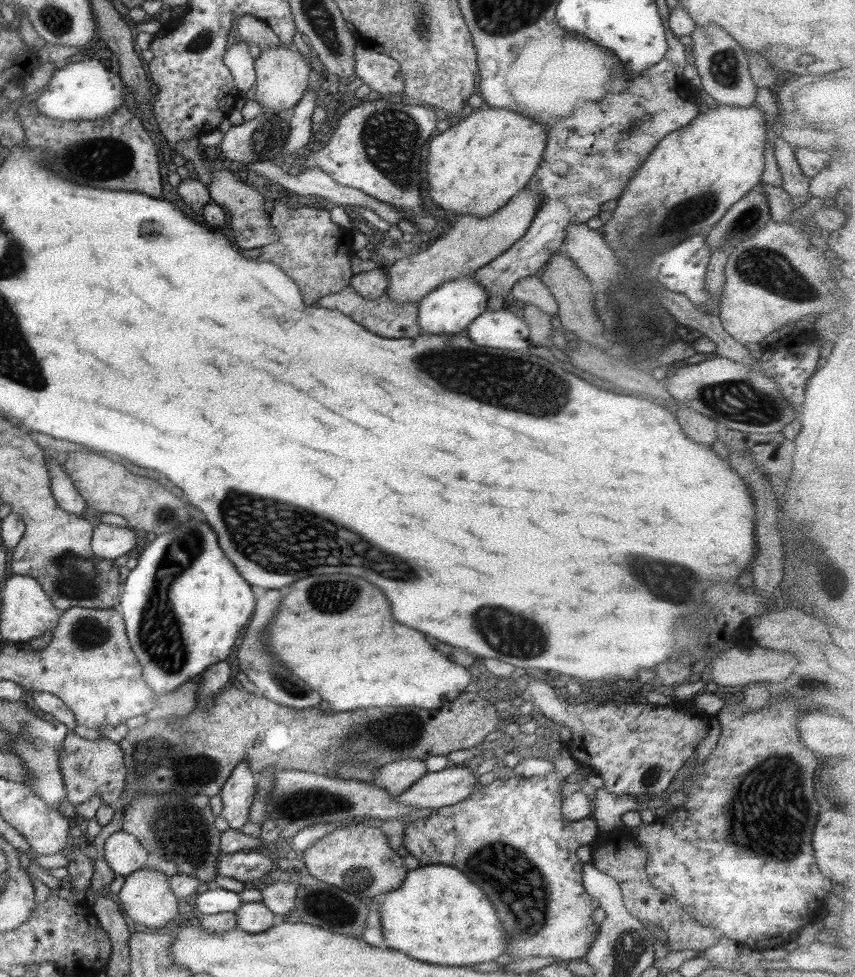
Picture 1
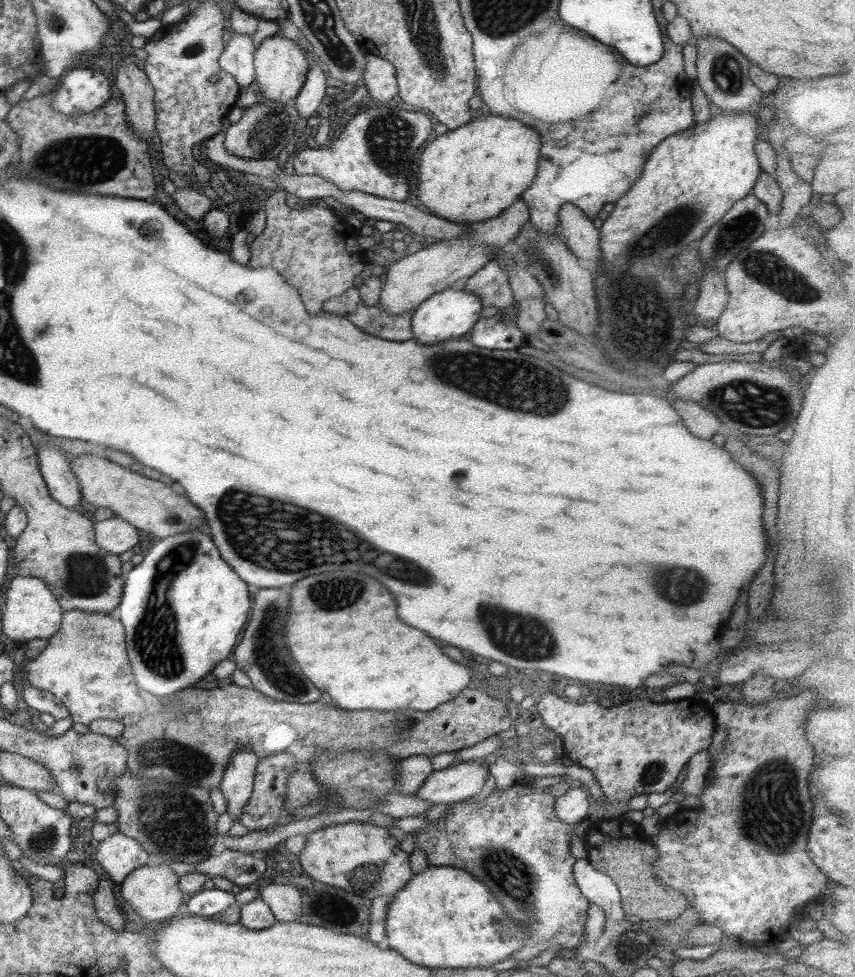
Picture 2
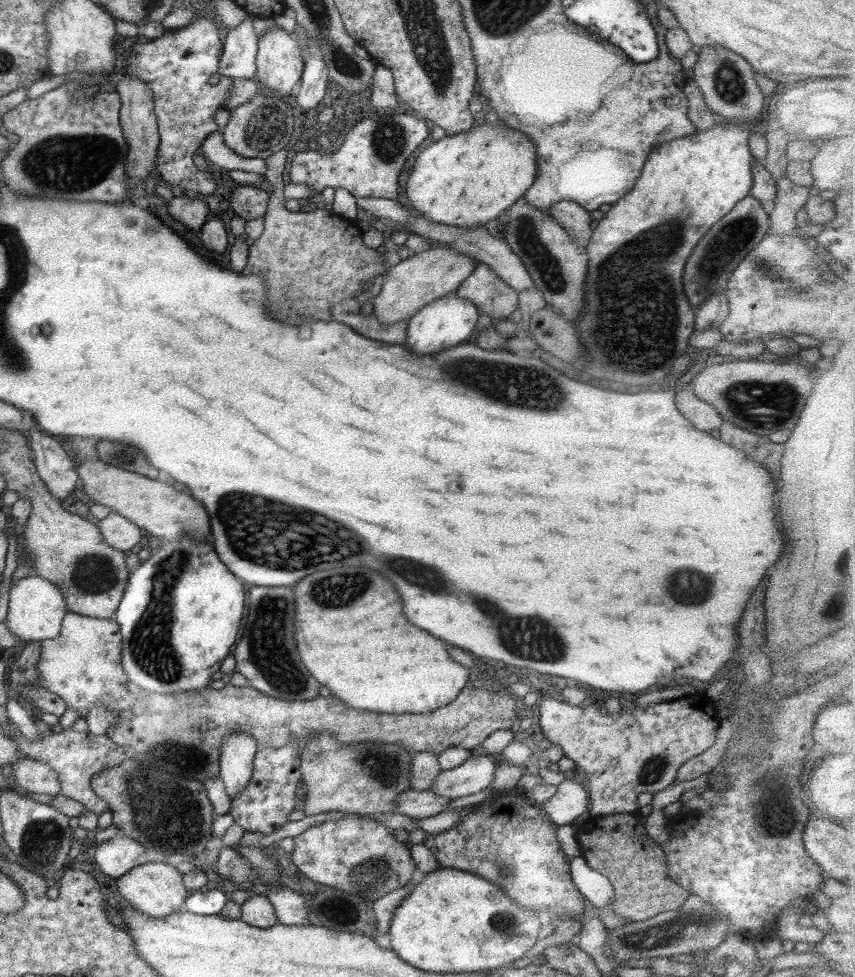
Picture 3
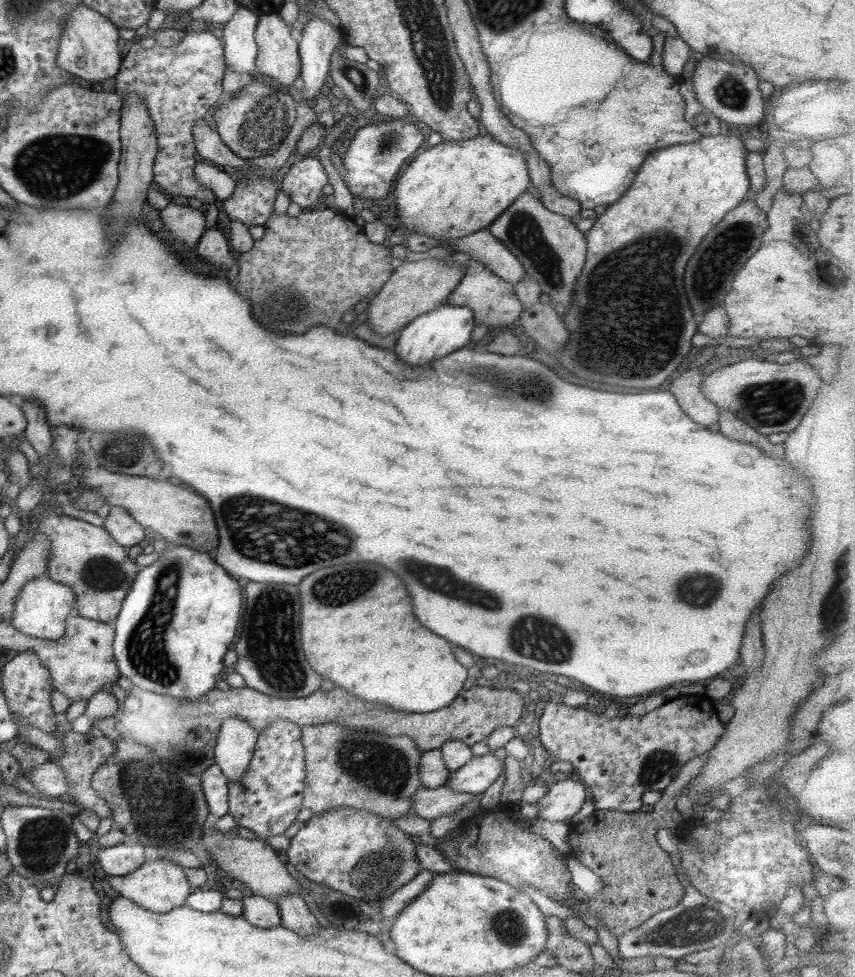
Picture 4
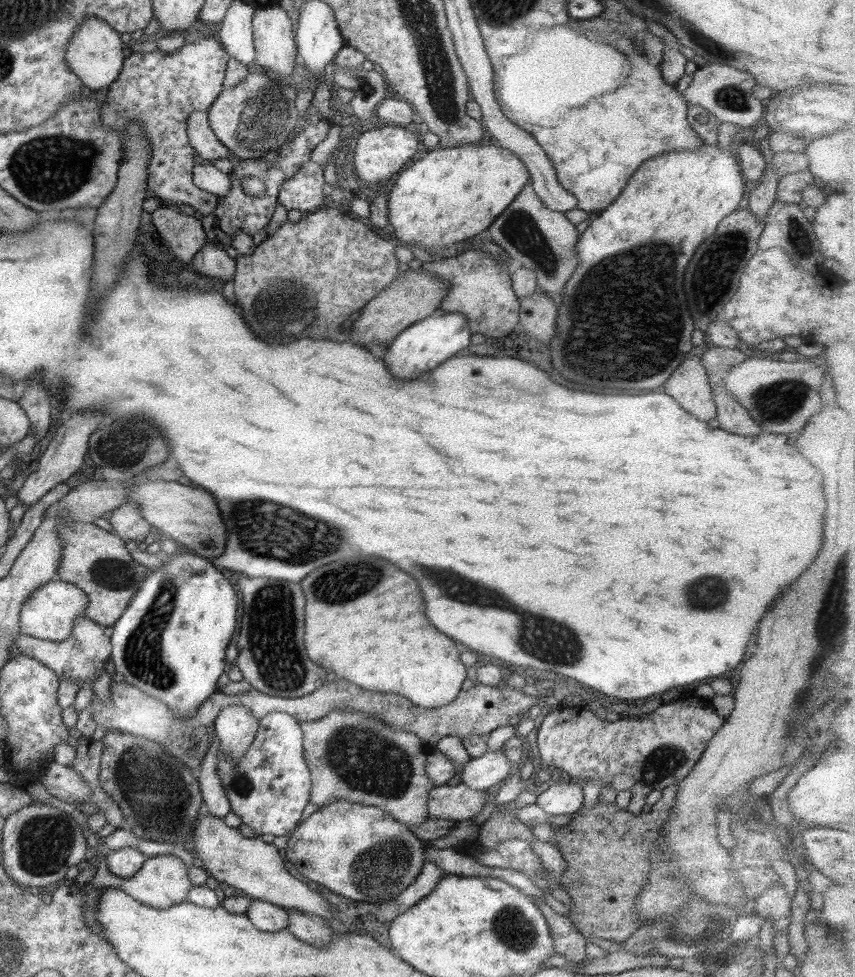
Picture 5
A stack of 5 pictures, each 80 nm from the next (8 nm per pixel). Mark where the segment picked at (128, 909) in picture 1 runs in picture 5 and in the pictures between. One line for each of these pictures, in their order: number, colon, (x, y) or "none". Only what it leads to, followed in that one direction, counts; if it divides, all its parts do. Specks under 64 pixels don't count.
2: (152, 891)
3: (155, 888)
4: (158, 886)
5: (162, 881)

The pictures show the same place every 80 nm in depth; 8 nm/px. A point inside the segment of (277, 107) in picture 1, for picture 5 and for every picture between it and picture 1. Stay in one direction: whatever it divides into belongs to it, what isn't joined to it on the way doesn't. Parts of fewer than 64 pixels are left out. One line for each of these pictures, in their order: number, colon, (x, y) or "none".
2: (280, 68)
3: (278, 61)
4: (277, 54)
5: (272, 32)

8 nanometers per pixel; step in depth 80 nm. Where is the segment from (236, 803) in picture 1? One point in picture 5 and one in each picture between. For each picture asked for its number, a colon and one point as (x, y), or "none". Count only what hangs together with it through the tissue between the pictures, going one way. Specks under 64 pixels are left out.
2: (236, 783)
3: (236, 754)
4: (235, 740)
5: (235, 728)

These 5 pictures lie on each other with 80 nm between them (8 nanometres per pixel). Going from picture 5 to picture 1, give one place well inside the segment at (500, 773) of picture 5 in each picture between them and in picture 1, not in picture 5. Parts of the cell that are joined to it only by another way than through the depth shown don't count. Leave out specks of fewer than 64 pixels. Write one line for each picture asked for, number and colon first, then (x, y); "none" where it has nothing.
1: (446, 787)
2: (459, 782)
3: (476, 773)
4: (478, 773)

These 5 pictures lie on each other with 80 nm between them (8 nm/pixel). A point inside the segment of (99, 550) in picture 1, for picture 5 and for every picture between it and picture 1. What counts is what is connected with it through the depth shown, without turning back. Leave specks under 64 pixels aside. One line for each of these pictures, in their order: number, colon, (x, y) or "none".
2: (114, 535)
3: (118, 532)
4: (121, 526)
5: (127, 521)

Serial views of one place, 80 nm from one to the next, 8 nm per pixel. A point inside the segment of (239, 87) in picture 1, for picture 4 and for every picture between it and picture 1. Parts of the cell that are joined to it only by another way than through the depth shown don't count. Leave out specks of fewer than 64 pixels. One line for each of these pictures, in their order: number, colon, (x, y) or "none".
2: (236, 59)
3: (237, 59)
4: (239, 47)

